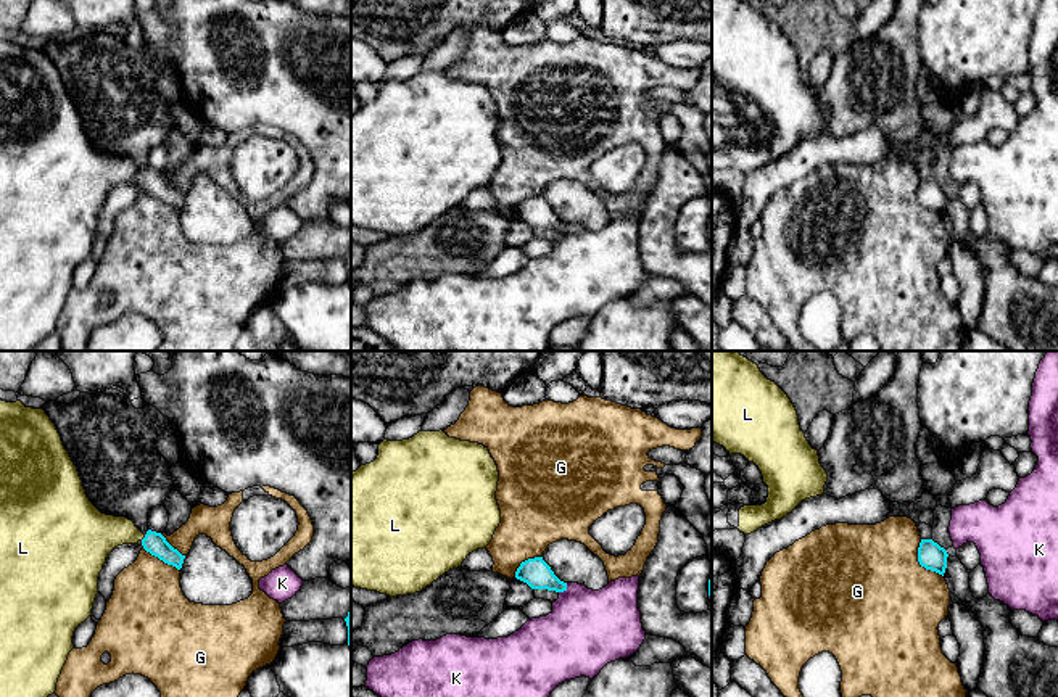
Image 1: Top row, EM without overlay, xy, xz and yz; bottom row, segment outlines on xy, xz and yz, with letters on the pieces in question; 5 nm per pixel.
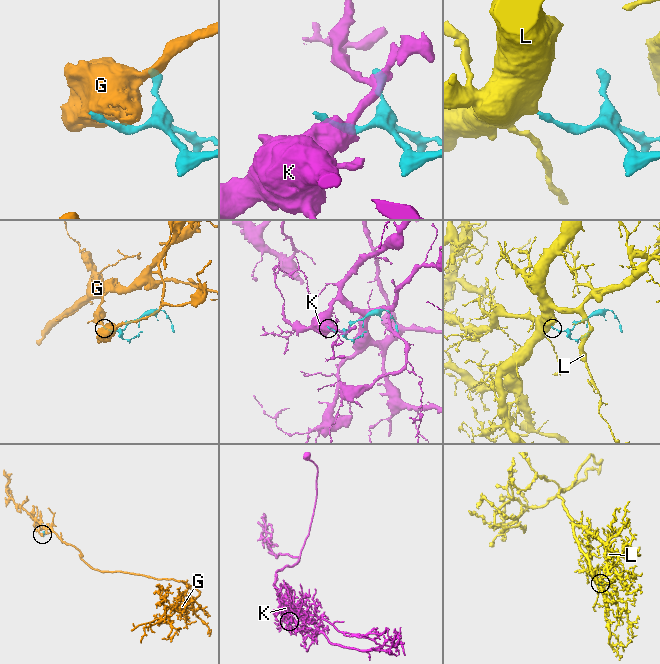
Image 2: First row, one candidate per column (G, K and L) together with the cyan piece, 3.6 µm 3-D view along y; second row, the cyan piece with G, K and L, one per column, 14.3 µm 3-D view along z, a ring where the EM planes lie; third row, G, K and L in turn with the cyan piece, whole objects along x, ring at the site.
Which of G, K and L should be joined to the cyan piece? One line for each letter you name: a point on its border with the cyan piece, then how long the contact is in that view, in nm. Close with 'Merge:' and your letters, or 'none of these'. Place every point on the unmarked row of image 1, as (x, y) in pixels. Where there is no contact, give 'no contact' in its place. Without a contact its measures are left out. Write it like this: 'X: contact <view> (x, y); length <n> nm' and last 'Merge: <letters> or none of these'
L: contact xy (144, 177); length 40 nm
Merge: L

